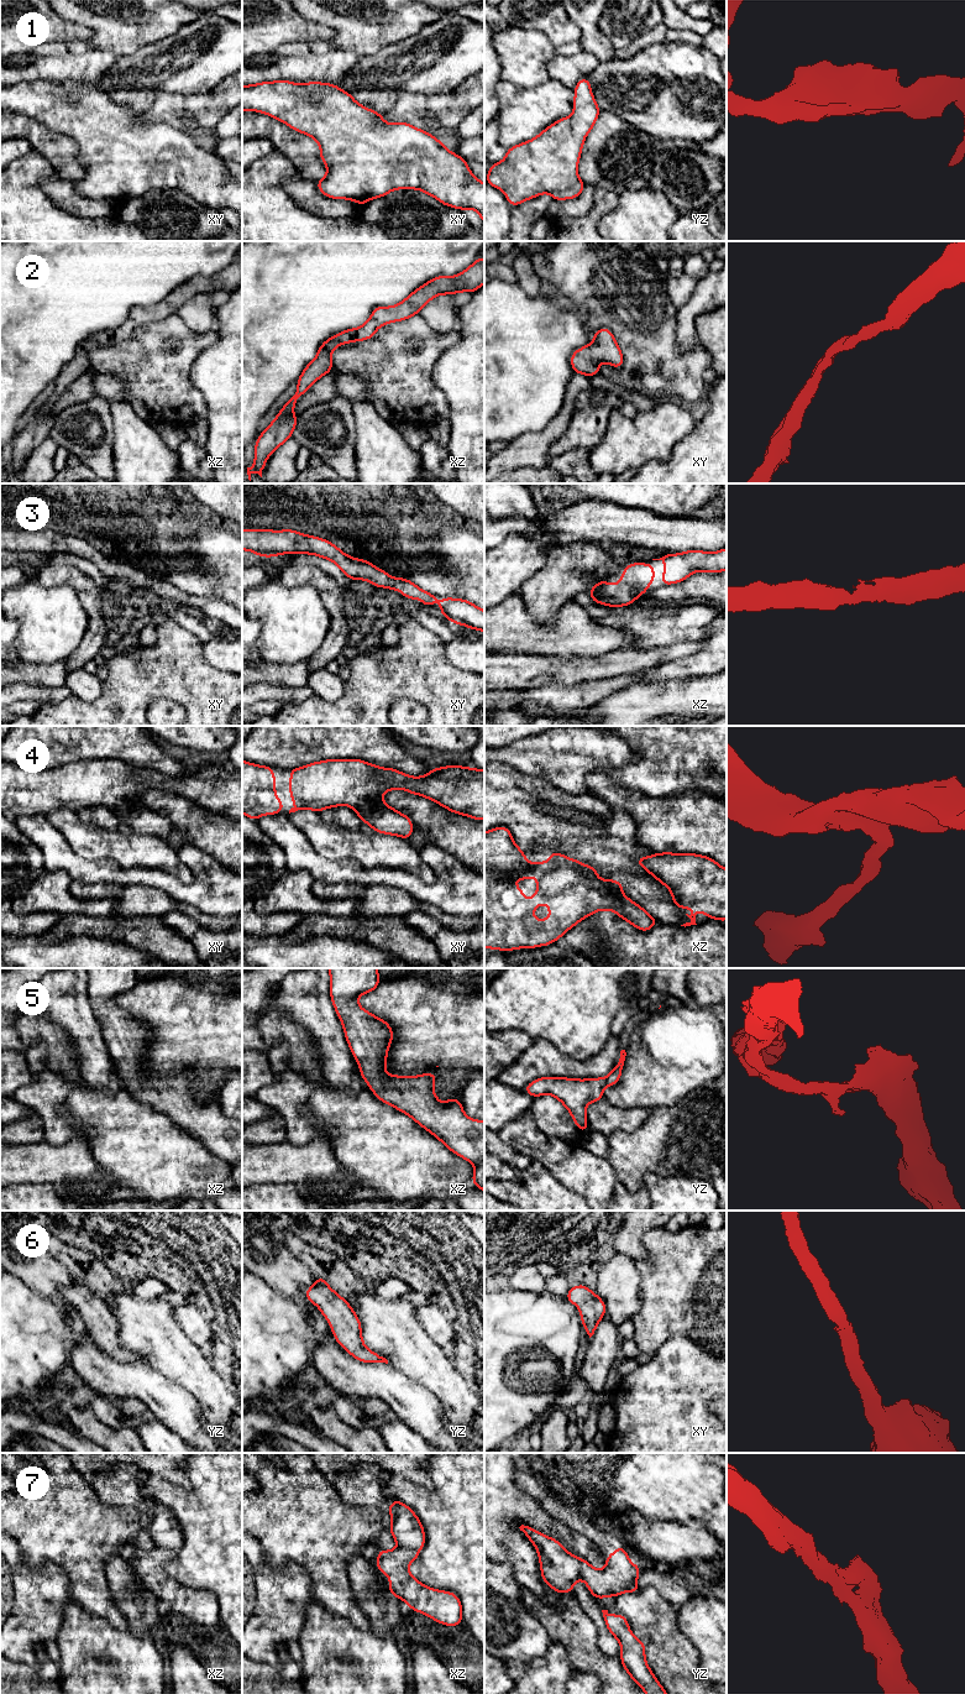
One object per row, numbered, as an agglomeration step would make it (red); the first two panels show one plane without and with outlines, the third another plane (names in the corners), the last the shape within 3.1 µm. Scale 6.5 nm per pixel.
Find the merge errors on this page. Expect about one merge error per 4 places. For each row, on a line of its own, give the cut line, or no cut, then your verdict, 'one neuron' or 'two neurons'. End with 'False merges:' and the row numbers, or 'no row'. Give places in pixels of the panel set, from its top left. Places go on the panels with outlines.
1: no cut | one neuron
2: no cut | one neuron
3: no cut | one neuron
4: no cut | one neuron
5: no cut | one neuron
6: no cut | one neuron
7: xz (398, 1546), (418, 1551) | two neurons
False merges: 7

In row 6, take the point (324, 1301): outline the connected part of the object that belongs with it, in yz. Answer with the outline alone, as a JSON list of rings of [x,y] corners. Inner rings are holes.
[[[316,1279],[314,1286],[305,1290],[306,1298],[320,1308],[321,1314],[330,1323],[336,1342],[355,1359],[362,1363],[386,1363],[388,1360],[366,1348],[362,1326],[353,1308],[337,1295],[324,1280]]]

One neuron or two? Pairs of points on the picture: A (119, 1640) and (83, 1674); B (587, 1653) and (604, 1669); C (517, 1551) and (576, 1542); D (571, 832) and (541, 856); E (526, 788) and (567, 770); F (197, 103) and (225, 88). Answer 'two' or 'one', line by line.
A: one
B: one
C: one
D: two
E: two
F: one

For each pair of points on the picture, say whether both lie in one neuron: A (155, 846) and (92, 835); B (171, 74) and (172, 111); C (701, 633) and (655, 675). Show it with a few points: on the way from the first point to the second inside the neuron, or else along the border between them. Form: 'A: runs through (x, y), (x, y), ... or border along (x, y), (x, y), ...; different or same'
A: runs through (139, 846), (108, 845); same
B: border along (184, 95), (157, 93), (147, 109); different
C: border along (713, 620), (709, 632), (701, 641); different

